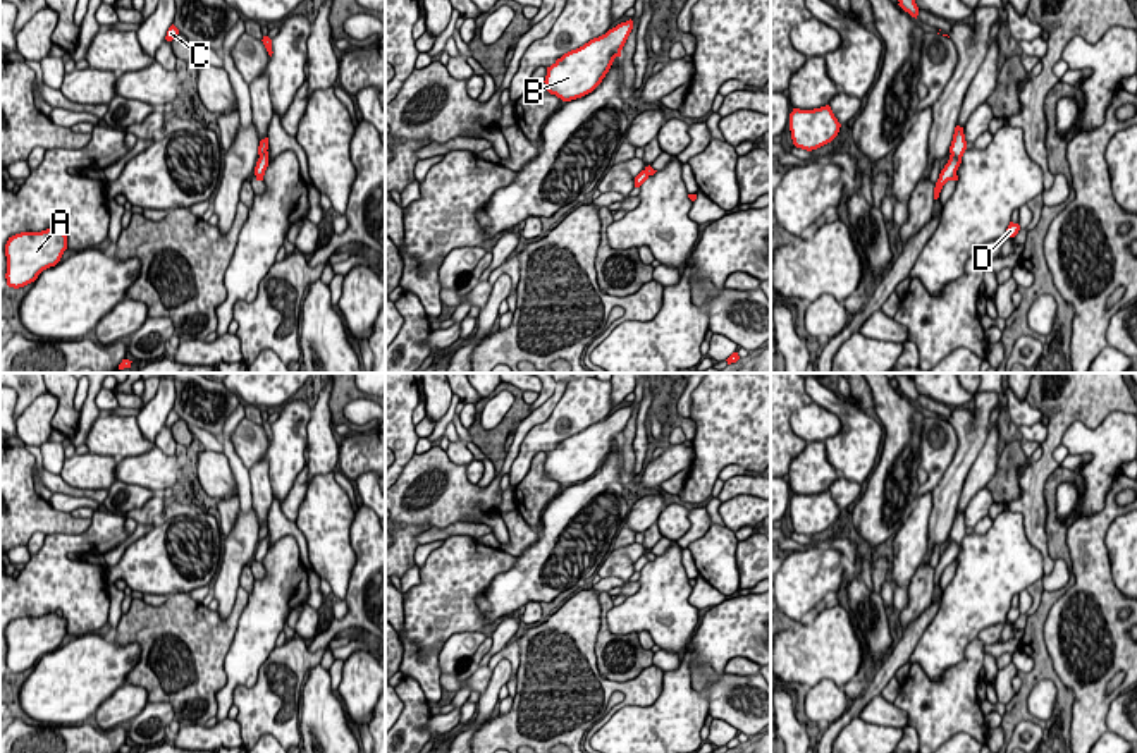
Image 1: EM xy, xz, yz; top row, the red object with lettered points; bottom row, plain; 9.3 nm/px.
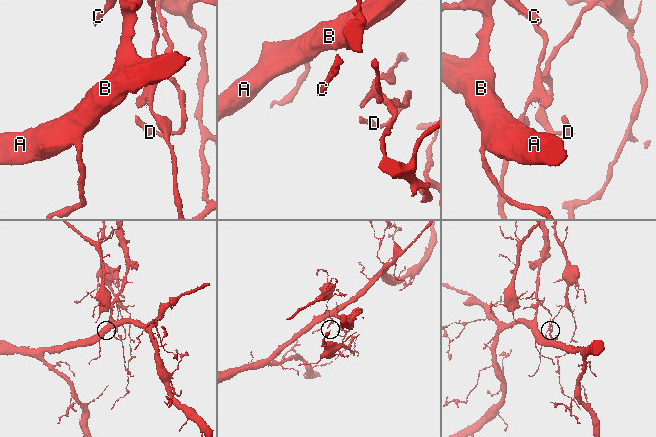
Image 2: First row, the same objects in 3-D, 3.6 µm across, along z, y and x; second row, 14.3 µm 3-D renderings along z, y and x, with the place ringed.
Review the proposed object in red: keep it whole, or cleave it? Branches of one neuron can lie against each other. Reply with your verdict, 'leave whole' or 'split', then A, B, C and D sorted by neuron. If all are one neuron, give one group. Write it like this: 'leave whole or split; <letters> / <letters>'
split; A B / C D

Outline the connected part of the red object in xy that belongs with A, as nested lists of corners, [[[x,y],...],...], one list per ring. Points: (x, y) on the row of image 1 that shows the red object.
[[[55,227],[9,237],[5,244],[7,285],[19,289],[34,282],[43,270],[60,261],[65,249],[67,236]]]

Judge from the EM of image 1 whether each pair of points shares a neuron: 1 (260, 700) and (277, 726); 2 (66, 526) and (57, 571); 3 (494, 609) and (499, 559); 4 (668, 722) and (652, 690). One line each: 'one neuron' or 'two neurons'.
1: one neuron
2: two neurons
3: two neurons
4: two neurons

